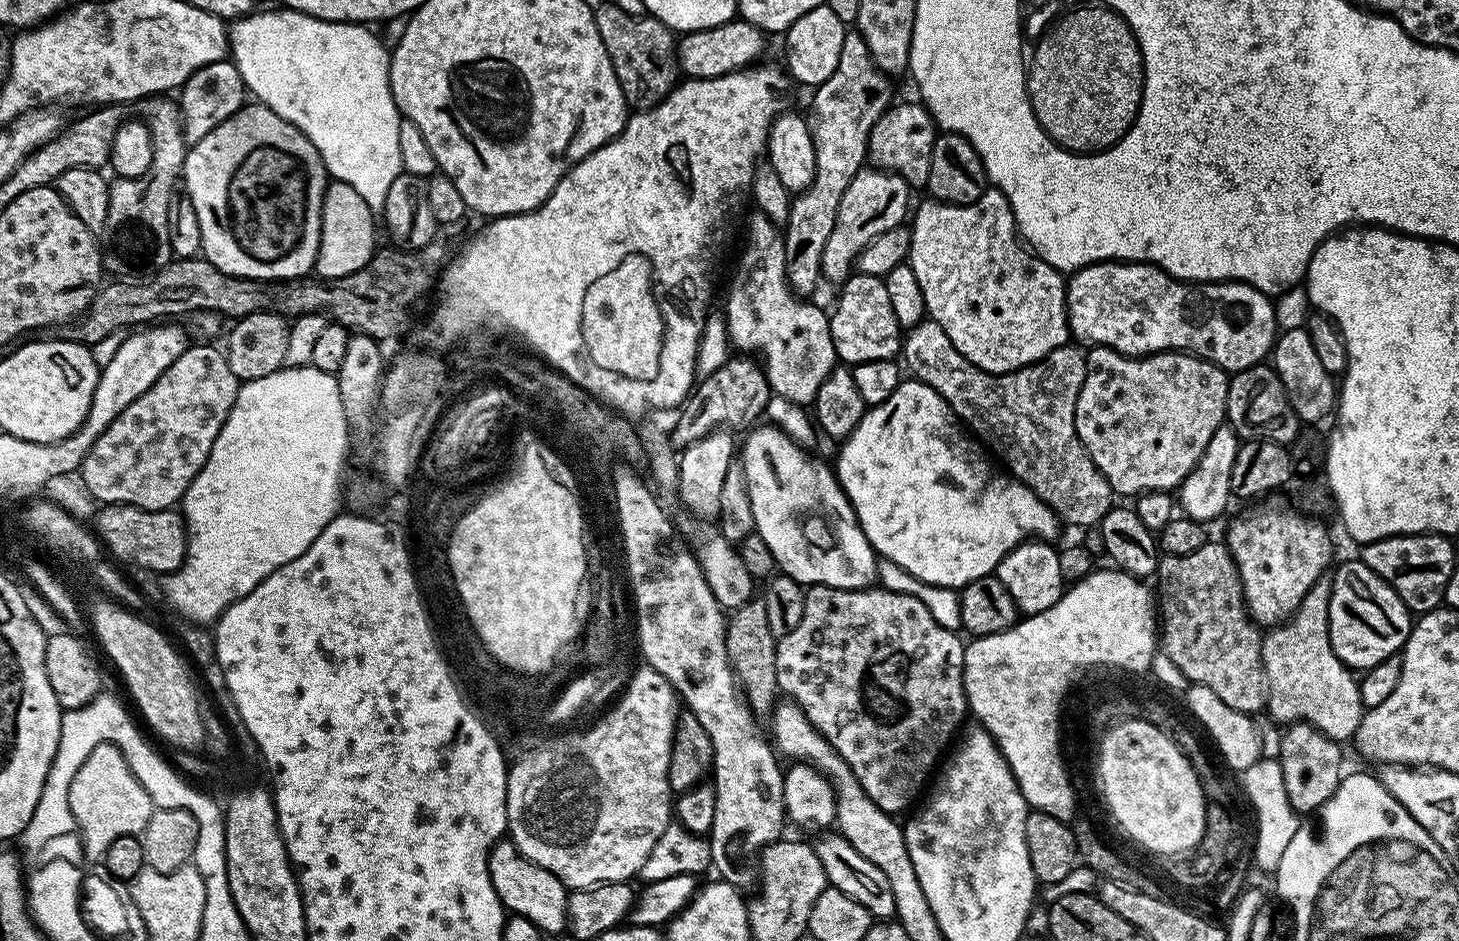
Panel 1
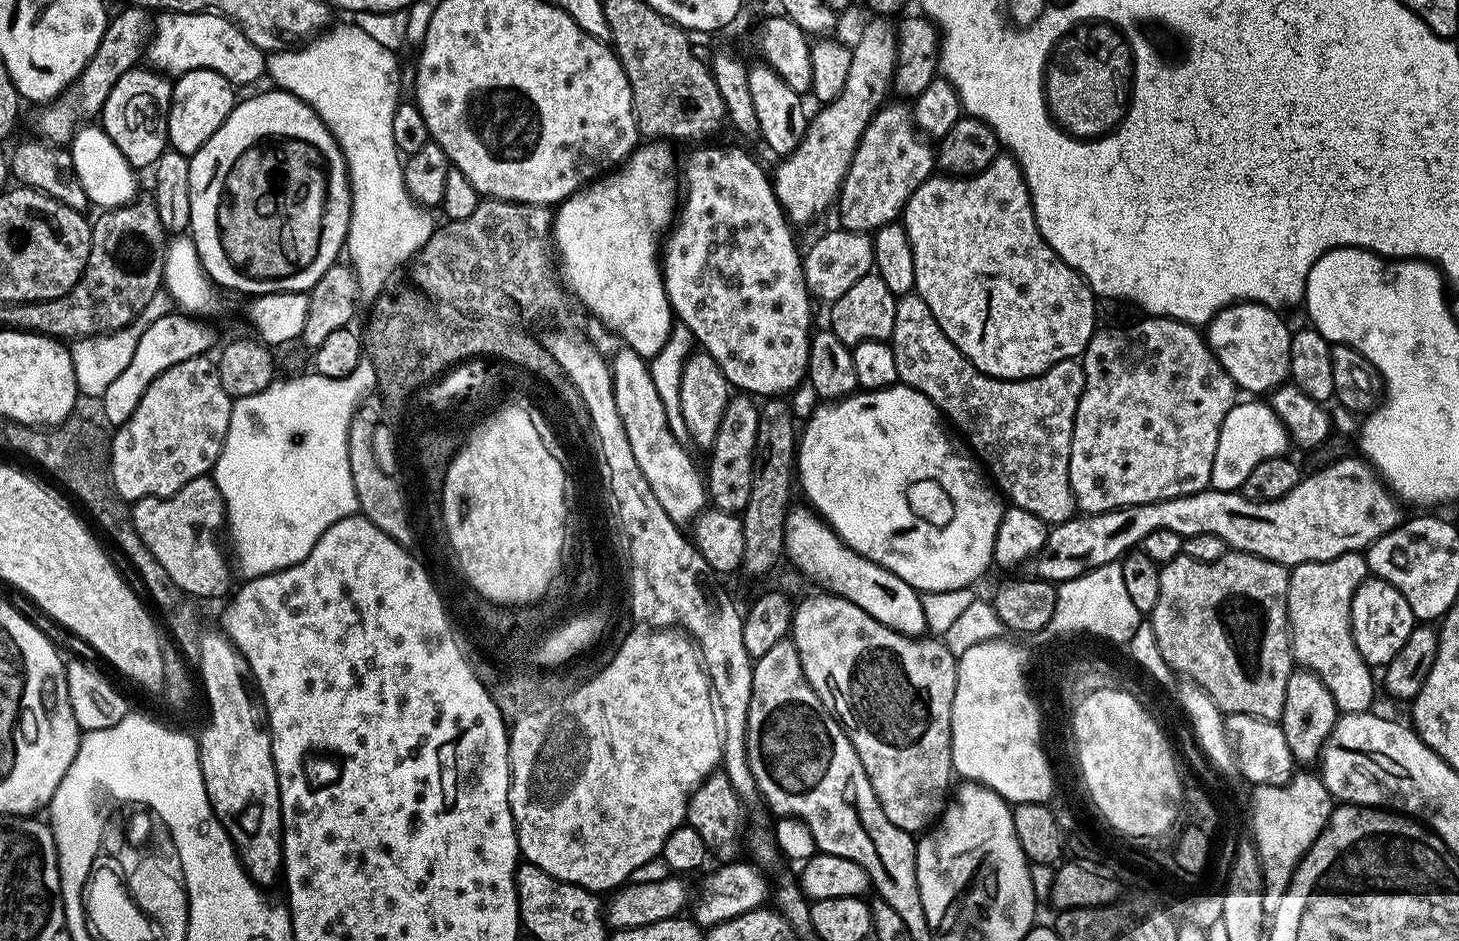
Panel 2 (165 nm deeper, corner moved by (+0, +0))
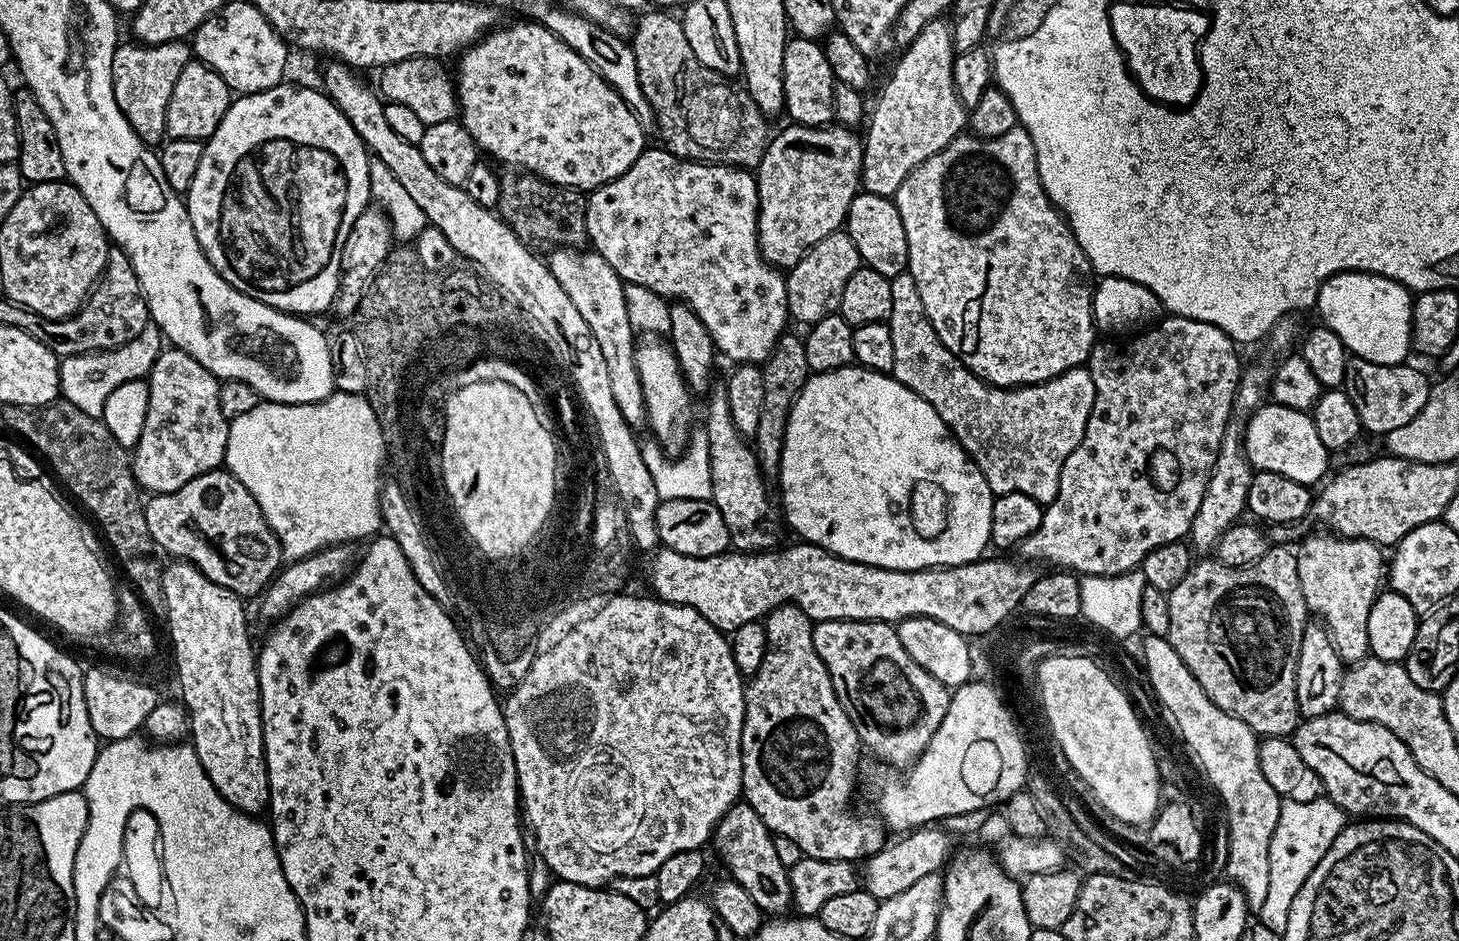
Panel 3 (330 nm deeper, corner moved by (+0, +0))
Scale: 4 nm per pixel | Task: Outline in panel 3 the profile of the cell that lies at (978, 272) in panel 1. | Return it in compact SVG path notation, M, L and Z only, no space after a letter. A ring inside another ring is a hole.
M1017 126L1006 134L989 140L982 140L971 134L957 136L948 143L947 148L919 164L906 178L906 182L898 186L894 199L898 214L902 214L902 226L906 226L906 271L914 278L918 294L922 294L922 306L938 338L964 363L965 368L997 388L1019 388L1026 384L1040 384L1043 380L1054 378L1066 370L1079 368L1087 361L1098 340L1098 329L1092 319L1094 269L1082 246L1078 246L1068 221L1064 219L1060 209L1053 208L1052 199L1042 186L1036 165L1034 142L1027 130Z

